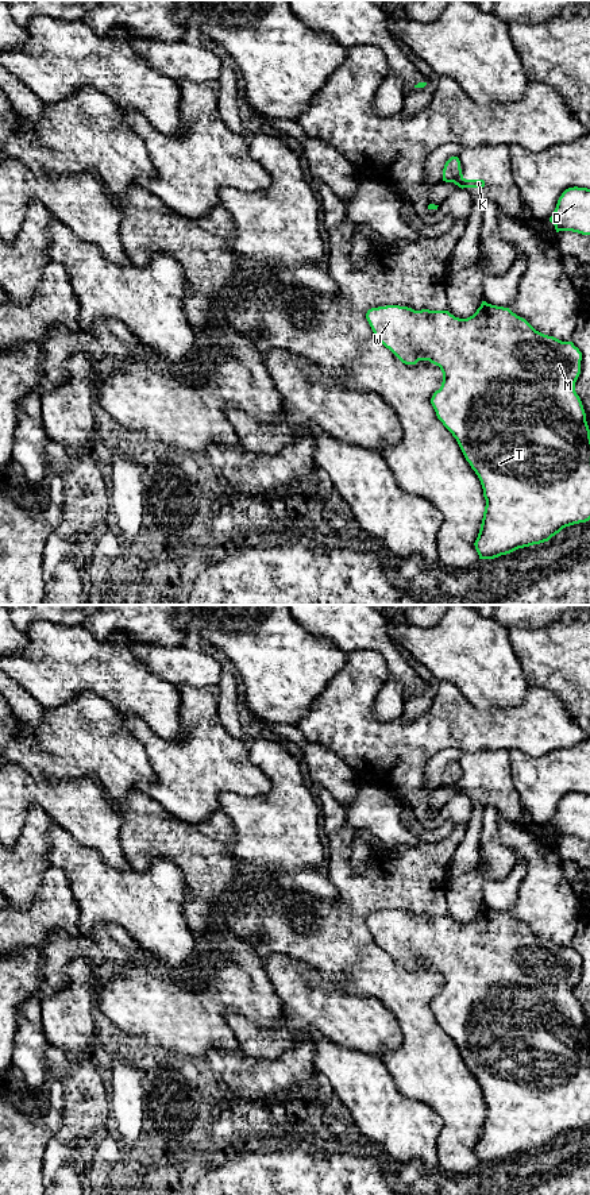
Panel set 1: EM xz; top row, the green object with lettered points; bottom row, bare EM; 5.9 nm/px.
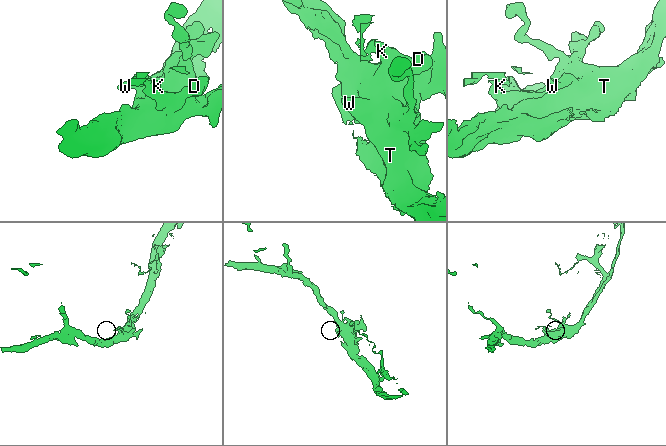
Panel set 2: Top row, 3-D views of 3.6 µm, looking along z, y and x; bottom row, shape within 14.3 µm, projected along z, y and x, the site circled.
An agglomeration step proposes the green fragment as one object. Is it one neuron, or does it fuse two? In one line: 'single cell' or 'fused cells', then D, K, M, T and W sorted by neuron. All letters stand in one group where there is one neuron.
fused cells | D M T W / K

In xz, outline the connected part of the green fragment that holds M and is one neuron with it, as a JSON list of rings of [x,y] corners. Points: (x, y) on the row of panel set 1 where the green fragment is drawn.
[[[482,301],[477,312],[467,319],[455,317],[448,311],[414,311],[400,305],[371,308],[367,311],[366,319],[378,340],[402,363],[416,365],[419,361],[429,361],[439,366],[443,373],[441,386],[433,393],[431,404],[437,419],[456,439],[466,460],[478,475],[486,500],[481,529],[474,543],[479,559],[494,559],[518,548],[548,541],[563,528],[590,520],[590,429],[582,401],[575,392],[575,382],[581,374],[582,352],[572,342],[562,342],[544,335],[509,308],[491,305],[486,301]]]

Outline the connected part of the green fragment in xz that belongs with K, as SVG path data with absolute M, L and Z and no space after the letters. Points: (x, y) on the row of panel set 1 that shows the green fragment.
M462 171L459 174L443 178L443 181L454 182L455 185L458 185L462 189L463 188L483 188L485 186L485 181L483 180L466 180L463 177Z

